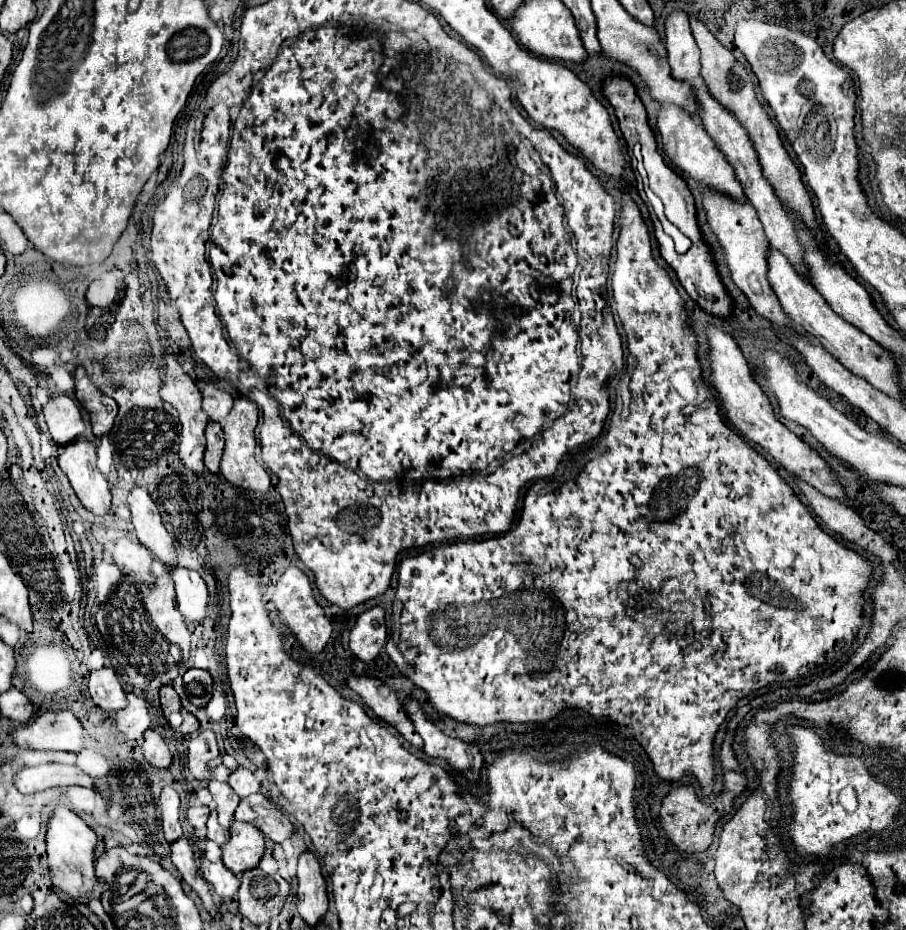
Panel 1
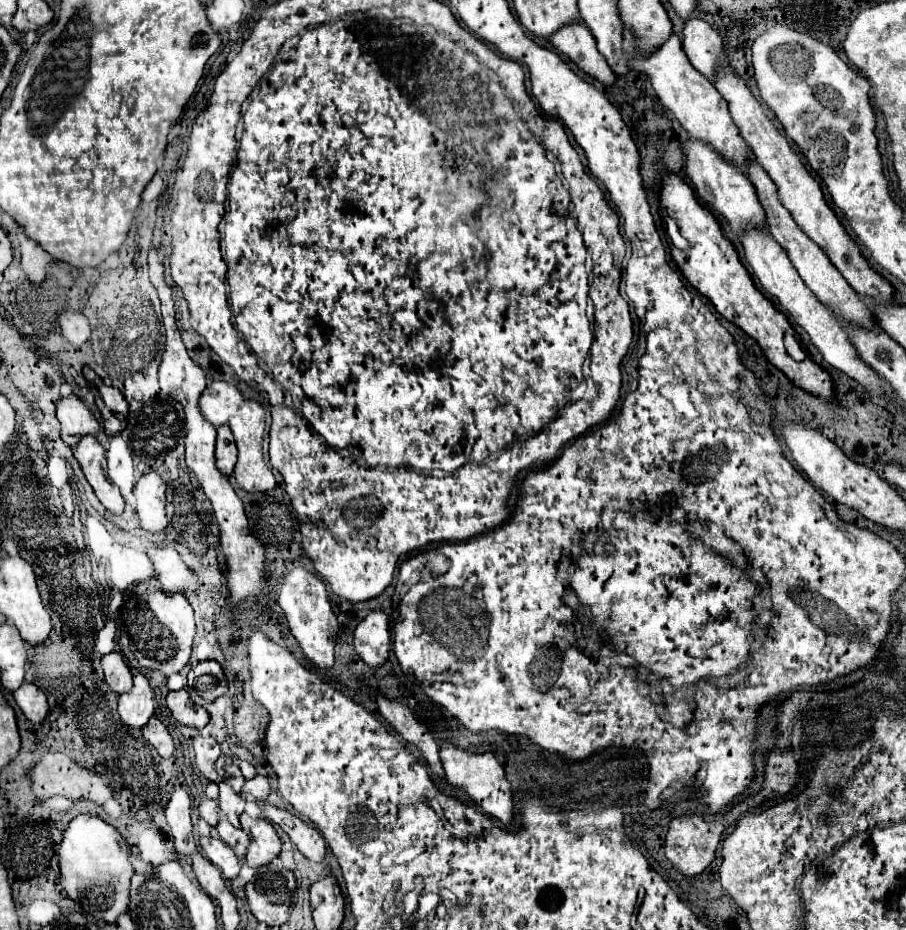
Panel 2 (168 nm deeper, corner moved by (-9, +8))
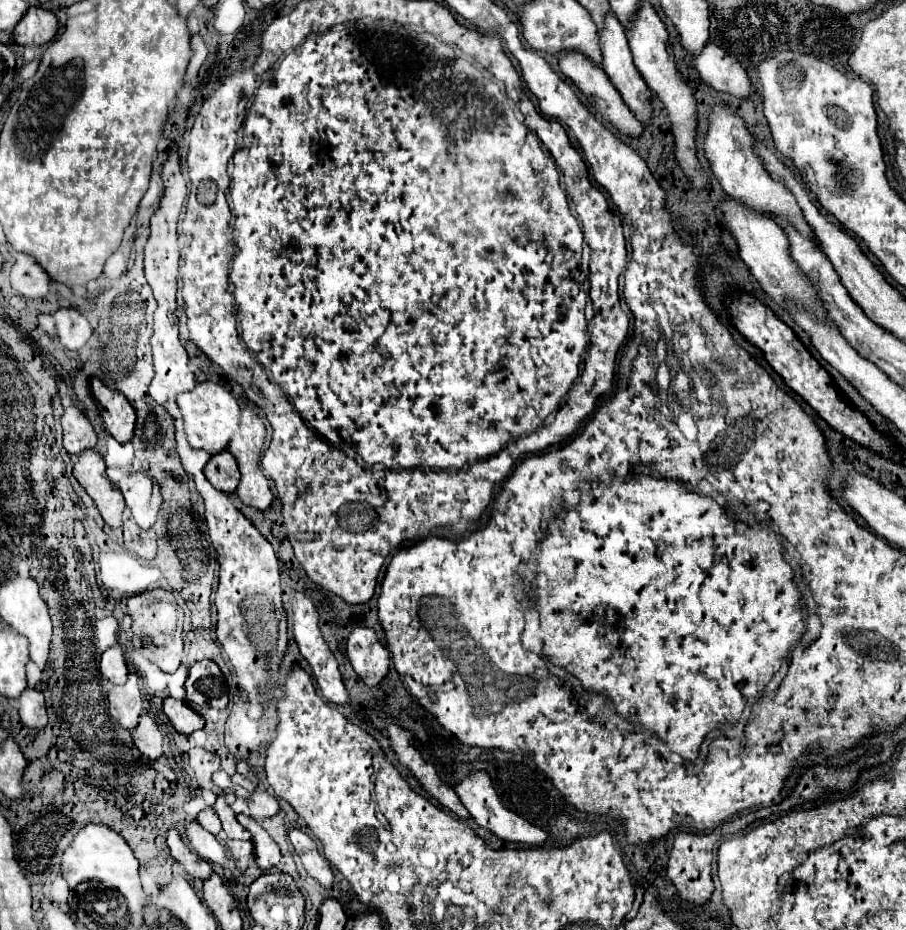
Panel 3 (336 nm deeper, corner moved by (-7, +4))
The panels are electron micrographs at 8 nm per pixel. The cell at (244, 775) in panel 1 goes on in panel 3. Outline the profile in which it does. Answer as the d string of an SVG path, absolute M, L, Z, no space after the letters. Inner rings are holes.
M255 791L251 797L249 797L249 815L255 819L255 821L263 821L263 819L269 819L273 815L279 813L279 803L273 795L265 793L265 791Z

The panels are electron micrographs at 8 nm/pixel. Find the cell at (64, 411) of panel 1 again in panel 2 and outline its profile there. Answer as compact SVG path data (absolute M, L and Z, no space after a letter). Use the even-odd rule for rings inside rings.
M69 395L59 401L57 419L61 423L61 439L67 445L75 445L81 437L97 433L97 425L91 419L91 411L77 395Z

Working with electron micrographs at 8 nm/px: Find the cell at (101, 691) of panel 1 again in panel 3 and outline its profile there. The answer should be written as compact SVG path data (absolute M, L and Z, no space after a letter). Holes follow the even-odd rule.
M121 645L109 647L101 655L99 669L101 669L101 675L107 677L111 683L115 683L115 685L125 683L125 679L127 679L127 665L125 665L125 657L123 657L123 647Z

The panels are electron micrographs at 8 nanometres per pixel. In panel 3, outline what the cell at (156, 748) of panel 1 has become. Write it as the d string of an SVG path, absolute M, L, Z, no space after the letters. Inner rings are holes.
M141 715L139 717L139 723L137 723L137 727L131 731L131 735L133 735L133 743L135 743L135 747L143 753L143 755L147 755L147 757L151 757L151 759L157 759L157 757L161 757L161 747L163 747L163 735L161 735L161 731L159 731L159 727L155 725L155 721L149 717L149 715Z

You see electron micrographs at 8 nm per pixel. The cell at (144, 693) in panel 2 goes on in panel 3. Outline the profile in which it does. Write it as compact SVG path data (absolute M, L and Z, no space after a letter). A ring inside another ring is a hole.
M129 673L125 685L117 685L109 691L109 715L125 729L133 729L143 709L137 675Z

